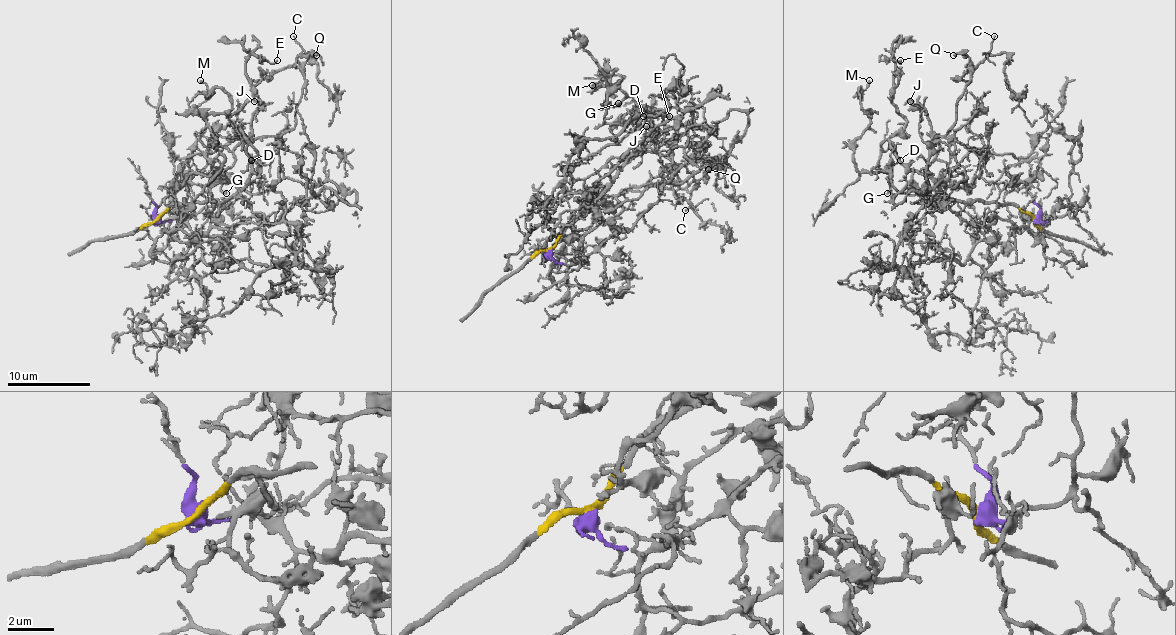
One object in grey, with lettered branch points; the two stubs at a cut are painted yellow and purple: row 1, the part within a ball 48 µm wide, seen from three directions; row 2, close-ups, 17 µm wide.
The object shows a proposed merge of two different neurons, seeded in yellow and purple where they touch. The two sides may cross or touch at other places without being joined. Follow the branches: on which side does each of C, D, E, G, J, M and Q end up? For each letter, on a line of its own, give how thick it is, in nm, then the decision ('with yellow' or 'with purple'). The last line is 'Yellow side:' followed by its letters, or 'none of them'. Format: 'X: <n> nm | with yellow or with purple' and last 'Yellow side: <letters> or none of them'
C: 110 nm | with yellow
D: 130 nm | with yellow
E: 120 nm | with yellow
G: 140 nm | with yellow
J: 80 nm | with yellow
M: 130 nm | with yellow
Q: 140 nm | with yellow
Yellow side: C, D, E, G, J, M, Q

